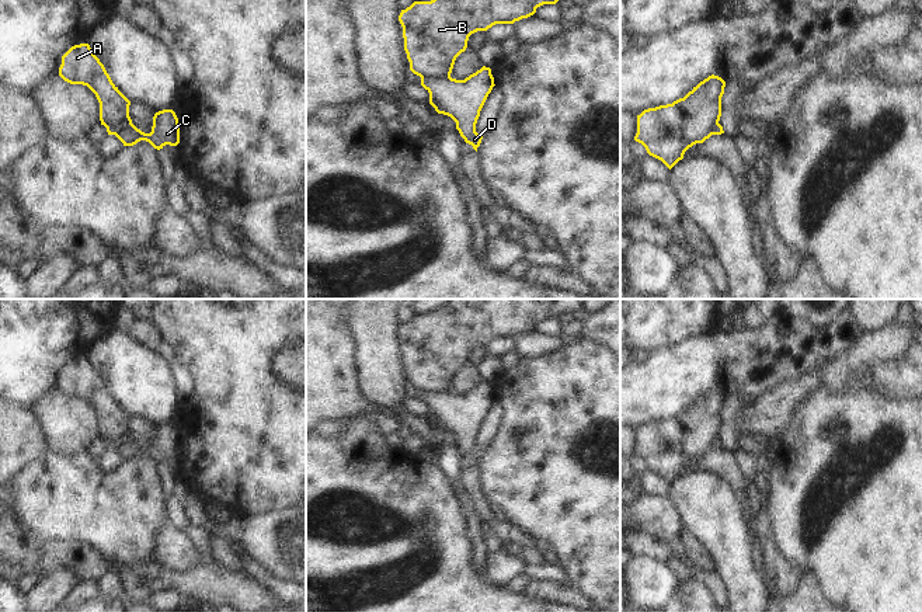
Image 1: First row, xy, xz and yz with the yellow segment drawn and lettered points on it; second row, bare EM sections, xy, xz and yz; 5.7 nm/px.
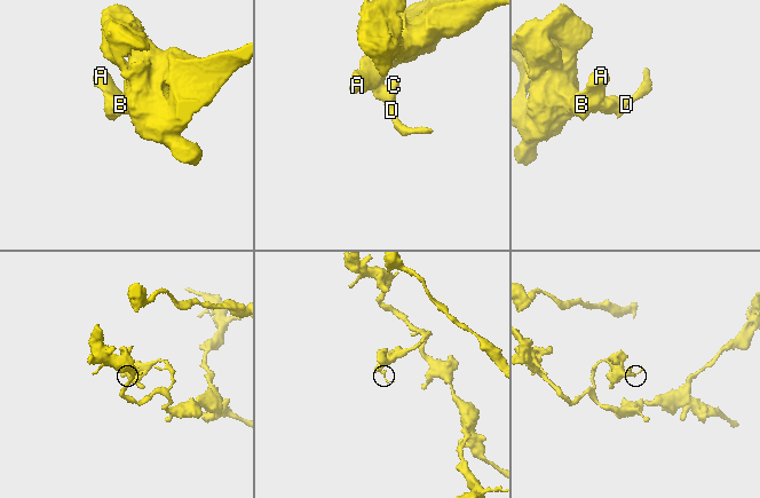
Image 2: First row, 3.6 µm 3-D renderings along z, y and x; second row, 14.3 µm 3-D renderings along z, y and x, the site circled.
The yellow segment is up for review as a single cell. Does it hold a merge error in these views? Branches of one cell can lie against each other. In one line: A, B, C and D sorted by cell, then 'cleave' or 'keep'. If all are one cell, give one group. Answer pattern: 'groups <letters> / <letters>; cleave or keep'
groups A B / C D; cleave

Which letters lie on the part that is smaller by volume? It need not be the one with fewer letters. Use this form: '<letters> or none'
C, D.

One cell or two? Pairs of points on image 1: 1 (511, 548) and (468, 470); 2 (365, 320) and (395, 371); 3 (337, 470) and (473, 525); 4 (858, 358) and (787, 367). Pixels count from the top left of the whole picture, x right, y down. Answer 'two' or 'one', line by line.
1: two
2: one
3: two
4: two

